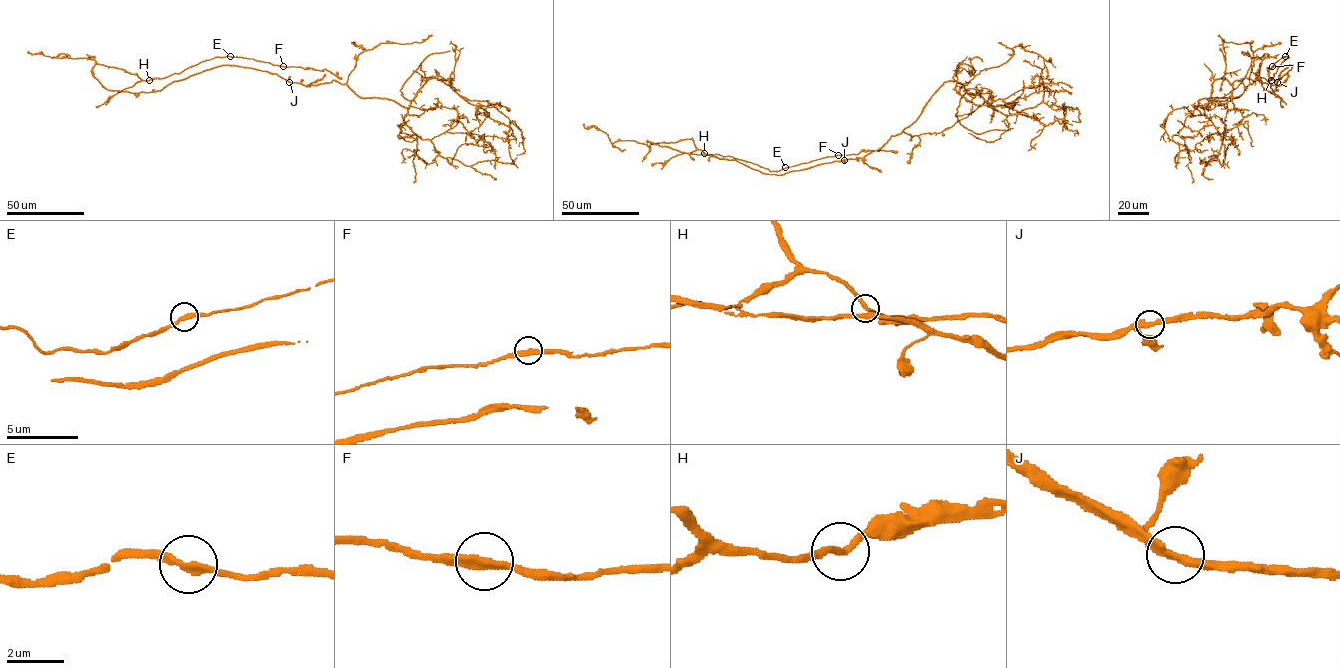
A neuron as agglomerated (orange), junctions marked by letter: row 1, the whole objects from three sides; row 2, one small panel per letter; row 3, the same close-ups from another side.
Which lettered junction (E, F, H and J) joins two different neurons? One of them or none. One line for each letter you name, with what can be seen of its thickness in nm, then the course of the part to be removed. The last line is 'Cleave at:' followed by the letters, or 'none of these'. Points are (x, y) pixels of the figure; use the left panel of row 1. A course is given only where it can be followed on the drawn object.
Cleave at: none of these

